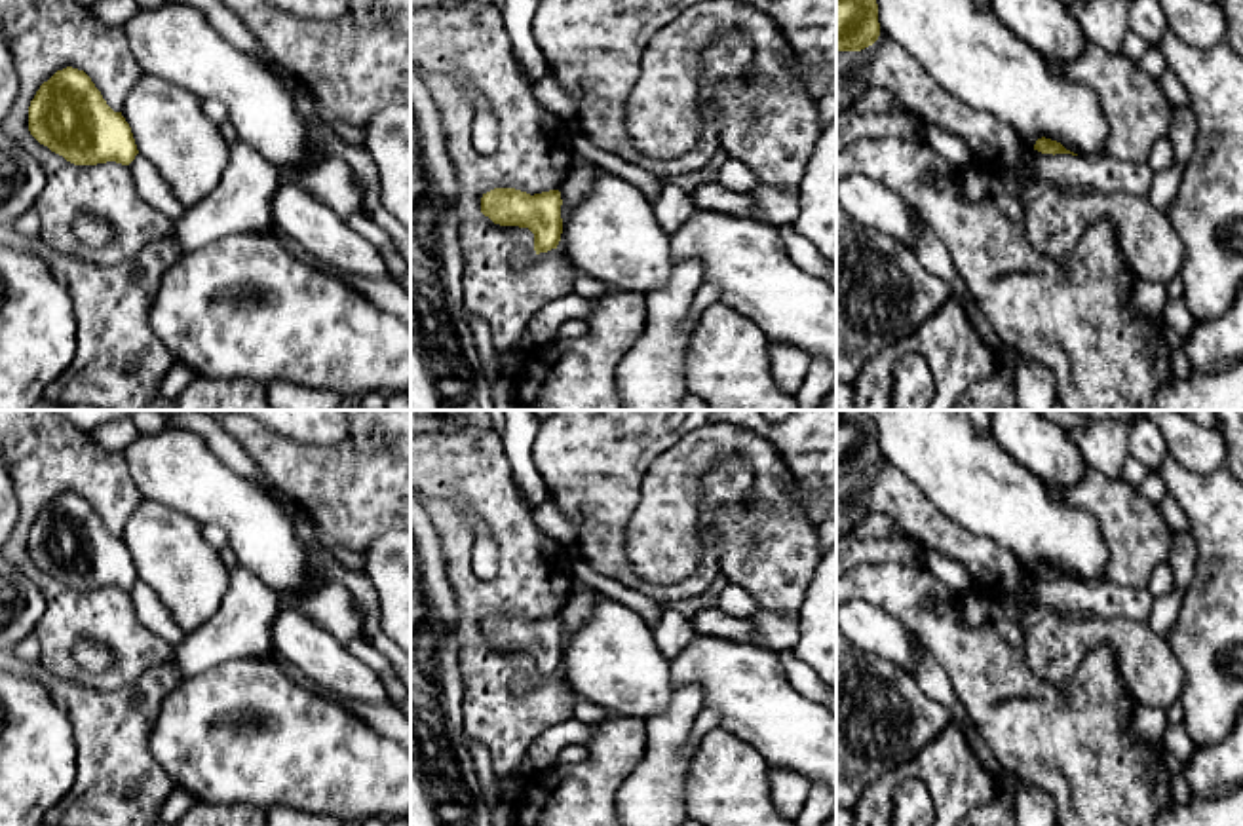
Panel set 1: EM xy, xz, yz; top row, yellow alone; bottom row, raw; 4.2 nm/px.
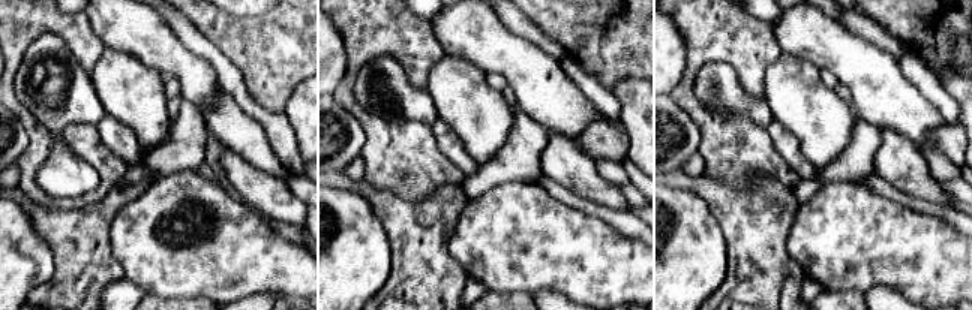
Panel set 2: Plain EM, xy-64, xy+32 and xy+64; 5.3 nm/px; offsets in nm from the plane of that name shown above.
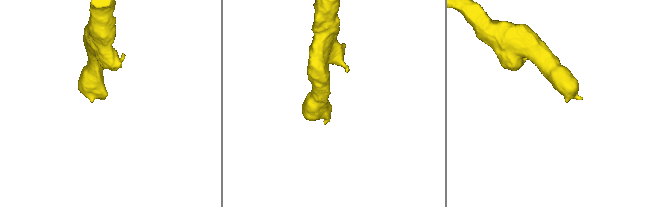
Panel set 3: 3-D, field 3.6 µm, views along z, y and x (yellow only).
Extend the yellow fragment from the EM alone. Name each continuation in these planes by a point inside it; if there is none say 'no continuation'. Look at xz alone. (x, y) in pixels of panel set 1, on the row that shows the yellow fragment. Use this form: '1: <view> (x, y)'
1: xz (523, 257)

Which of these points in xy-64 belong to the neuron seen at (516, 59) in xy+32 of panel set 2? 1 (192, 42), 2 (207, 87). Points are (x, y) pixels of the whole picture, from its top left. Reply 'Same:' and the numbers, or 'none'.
Same: 2

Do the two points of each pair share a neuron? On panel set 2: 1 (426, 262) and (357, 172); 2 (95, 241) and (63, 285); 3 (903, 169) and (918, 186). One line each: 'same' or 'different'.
1: different
2: same
3: same

